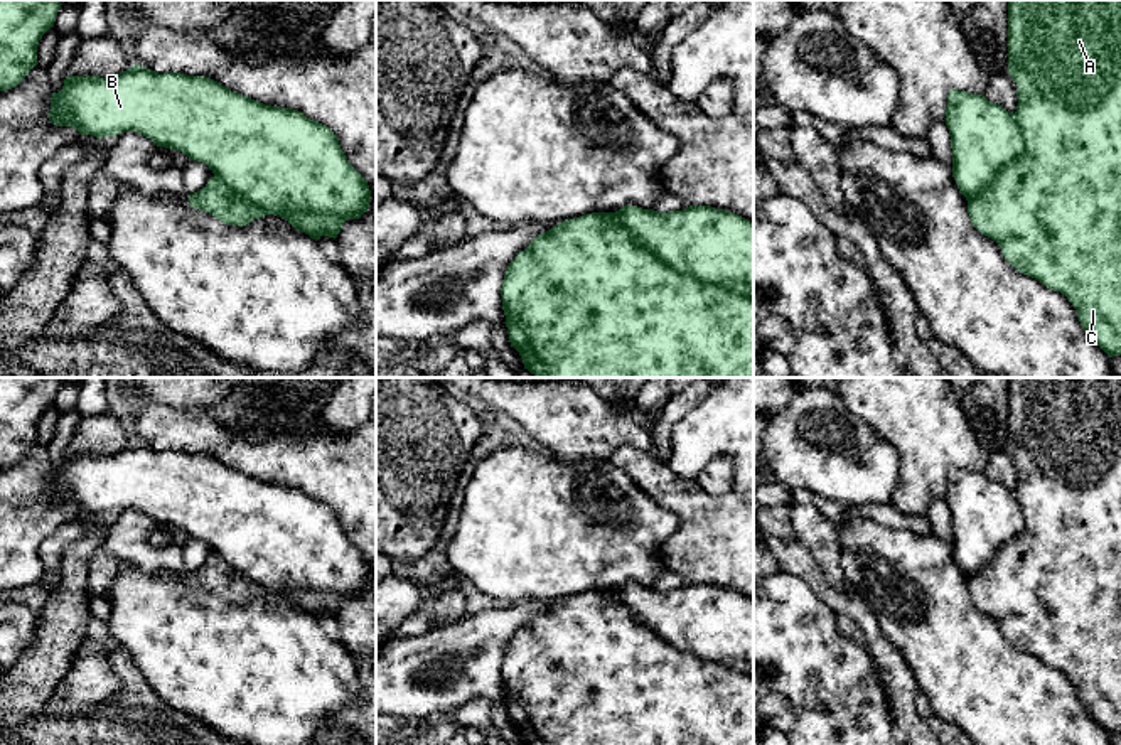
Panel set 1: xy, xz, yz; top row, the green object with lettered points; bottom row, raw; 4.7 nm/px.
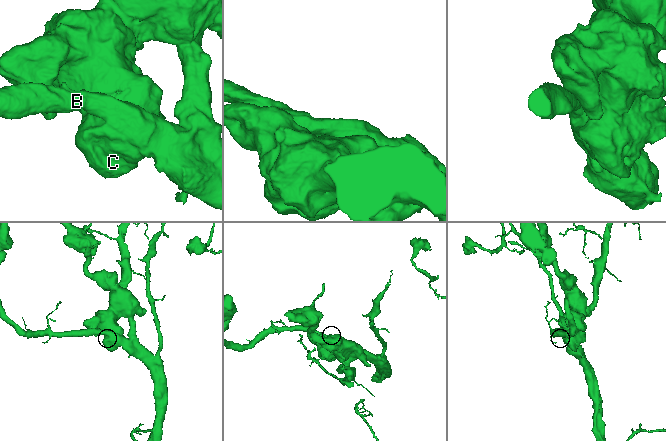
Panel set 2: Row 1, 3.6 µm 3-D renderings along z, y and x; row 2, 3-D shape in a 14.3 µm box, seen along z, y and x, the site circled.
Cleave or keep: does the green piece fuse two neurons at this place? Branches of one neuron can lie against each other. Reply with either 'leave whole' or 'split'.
split

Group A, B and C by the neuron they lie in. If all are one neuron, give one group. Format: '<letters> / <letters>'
A C / B

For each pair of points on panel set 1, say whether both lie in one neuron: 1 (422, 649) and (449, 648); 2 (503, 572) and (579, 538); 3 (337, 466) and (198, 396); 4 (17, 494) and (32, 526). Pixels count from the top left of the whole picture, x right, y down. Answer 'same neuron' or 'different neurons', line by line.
1: same neuron
2: same neuron
3: different neurons
4: same neuron

